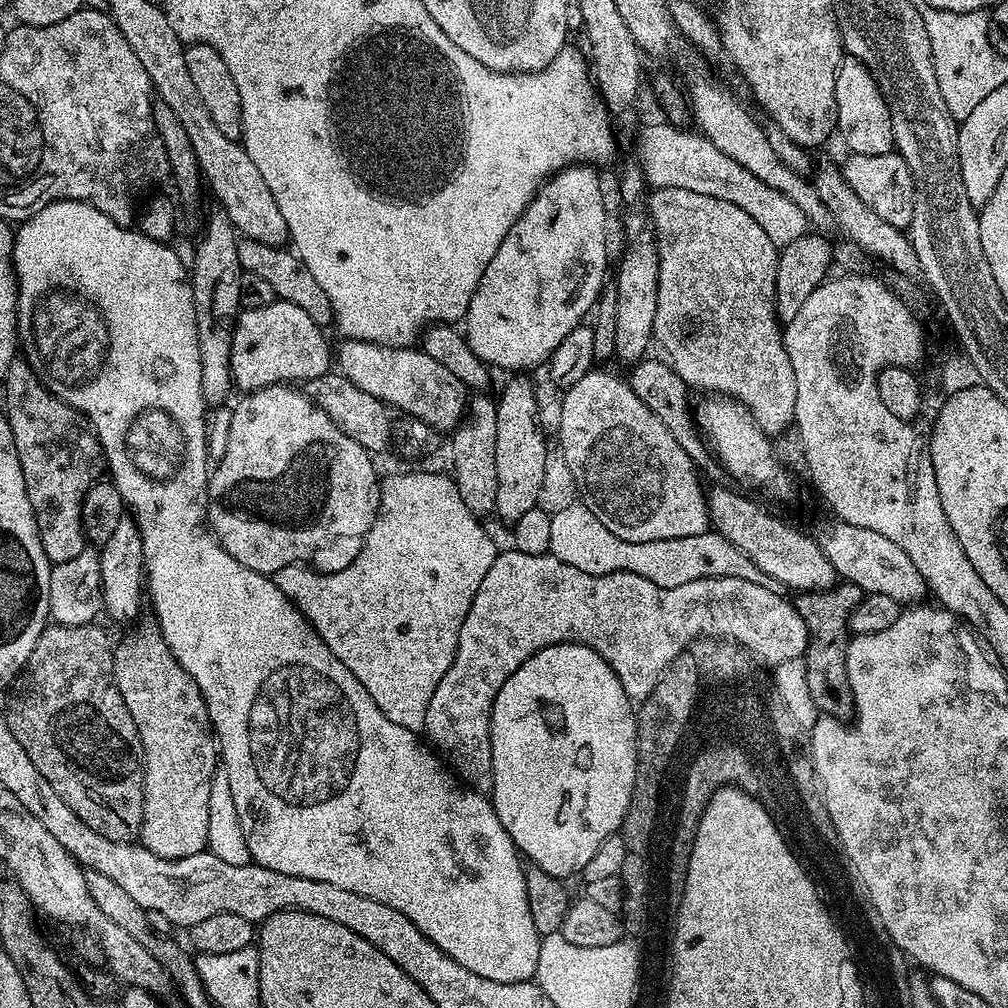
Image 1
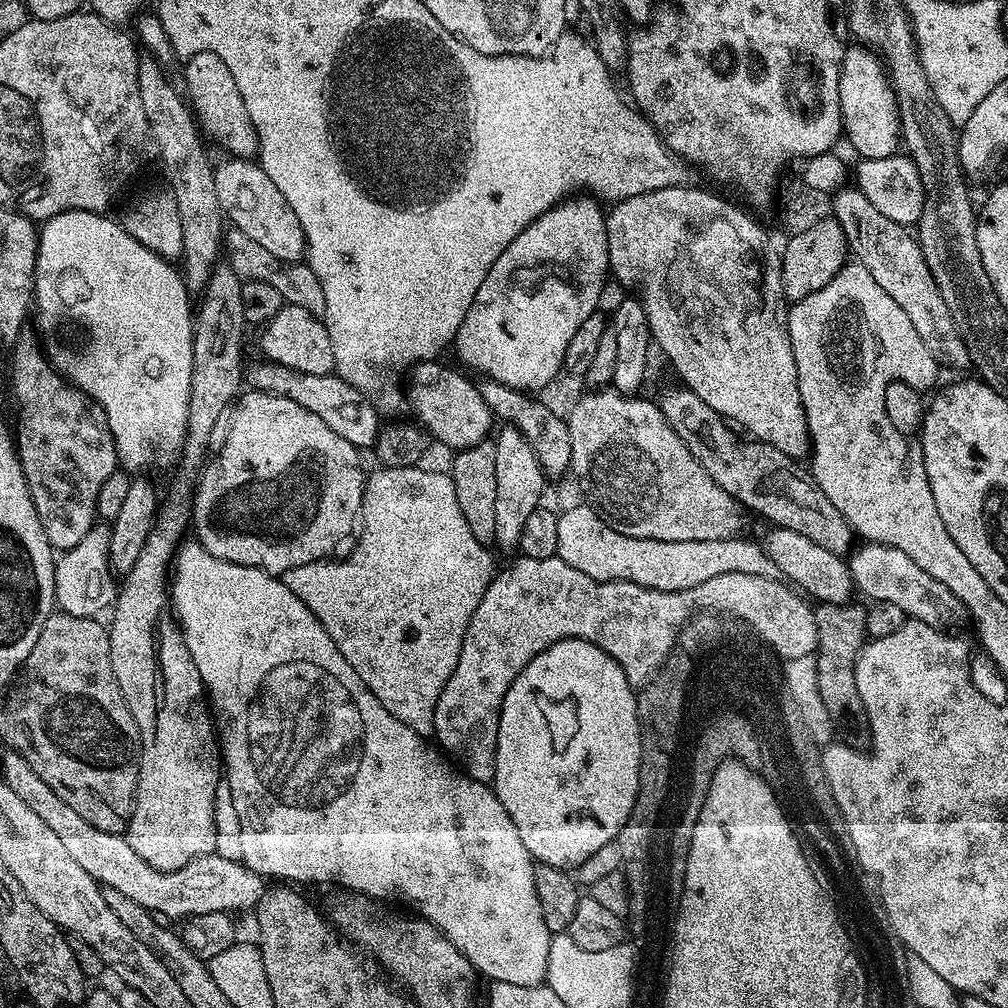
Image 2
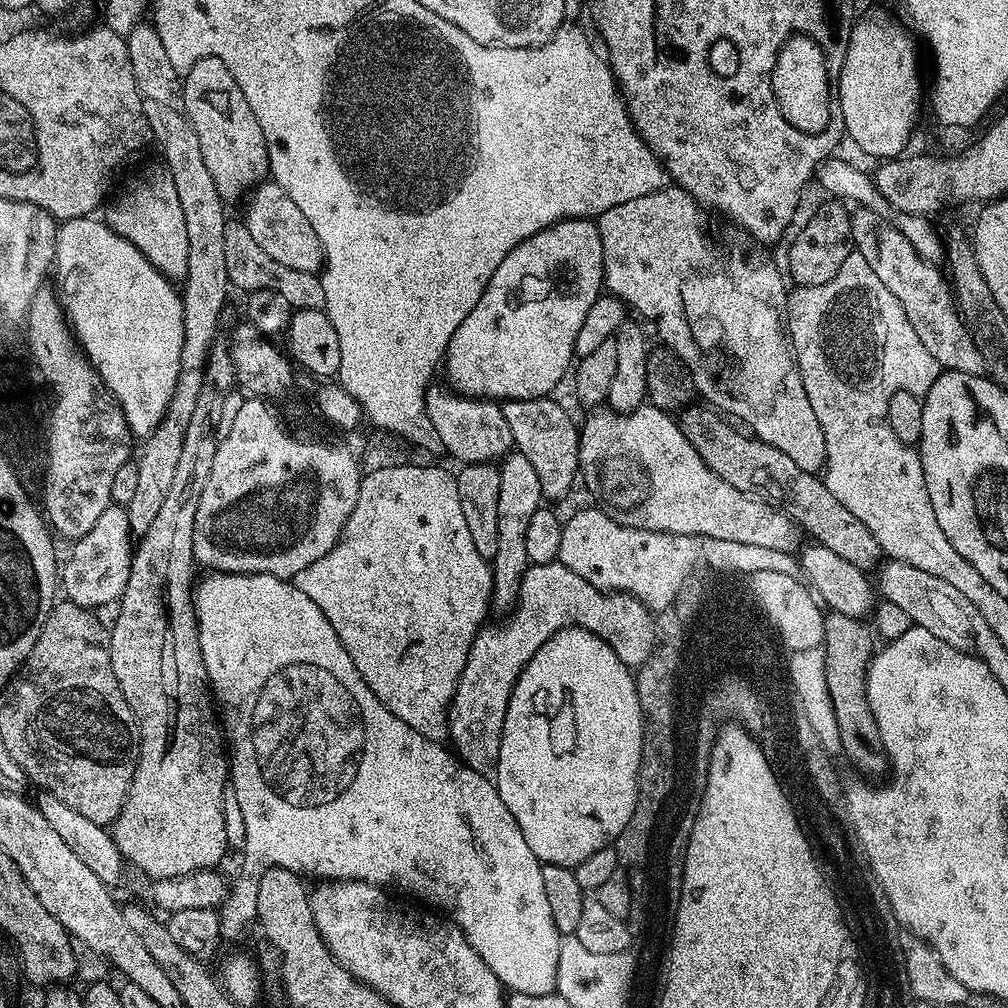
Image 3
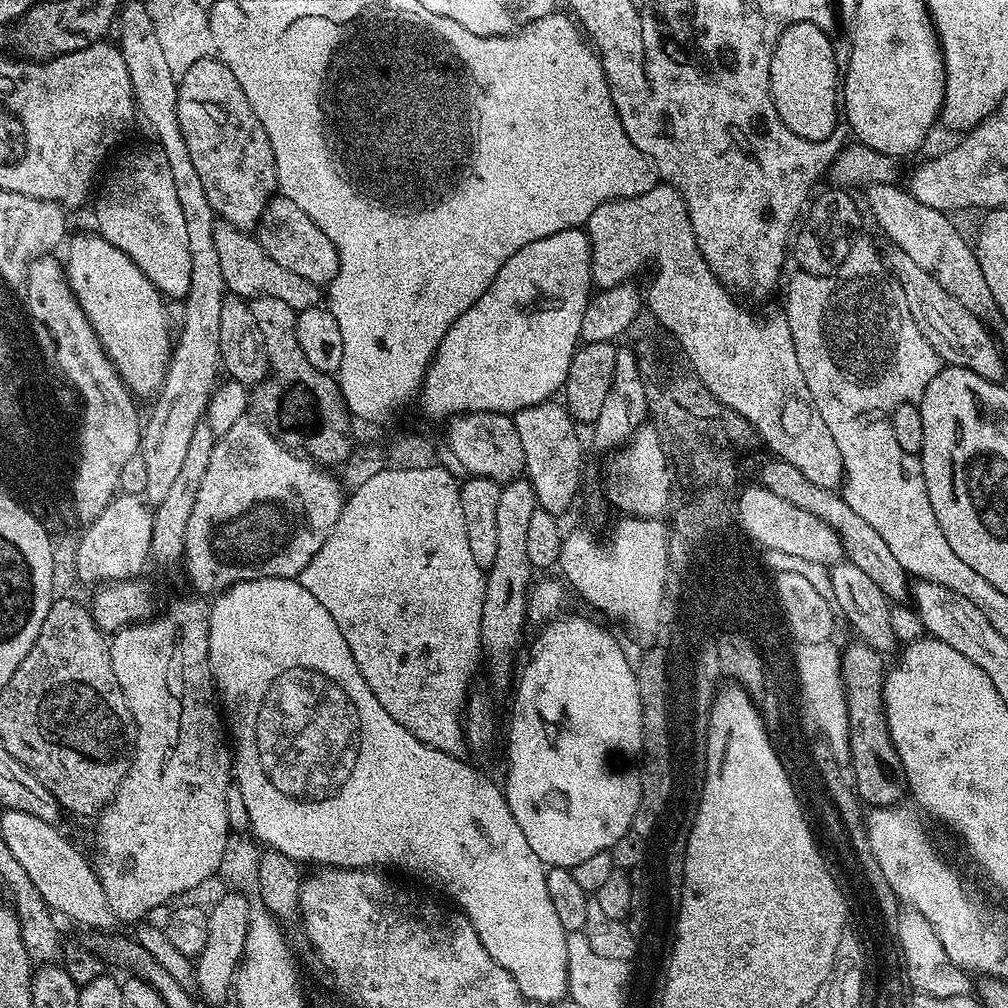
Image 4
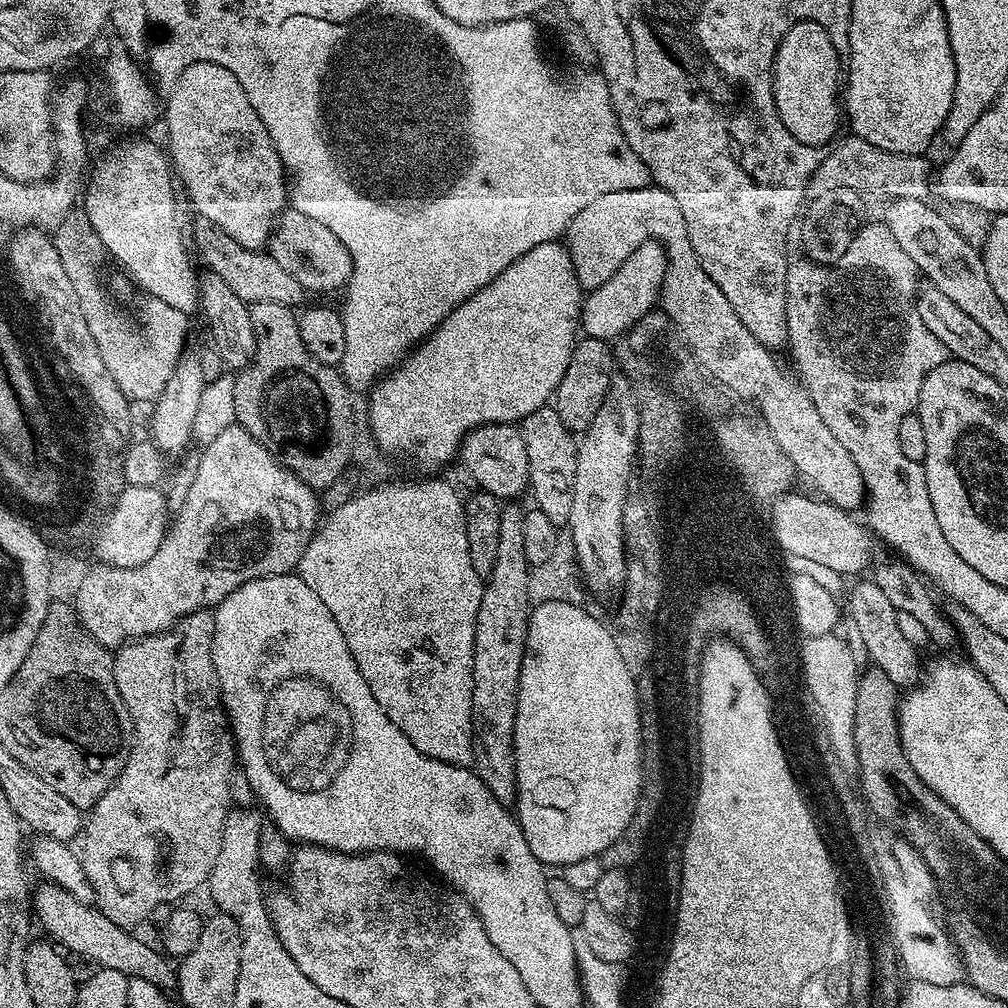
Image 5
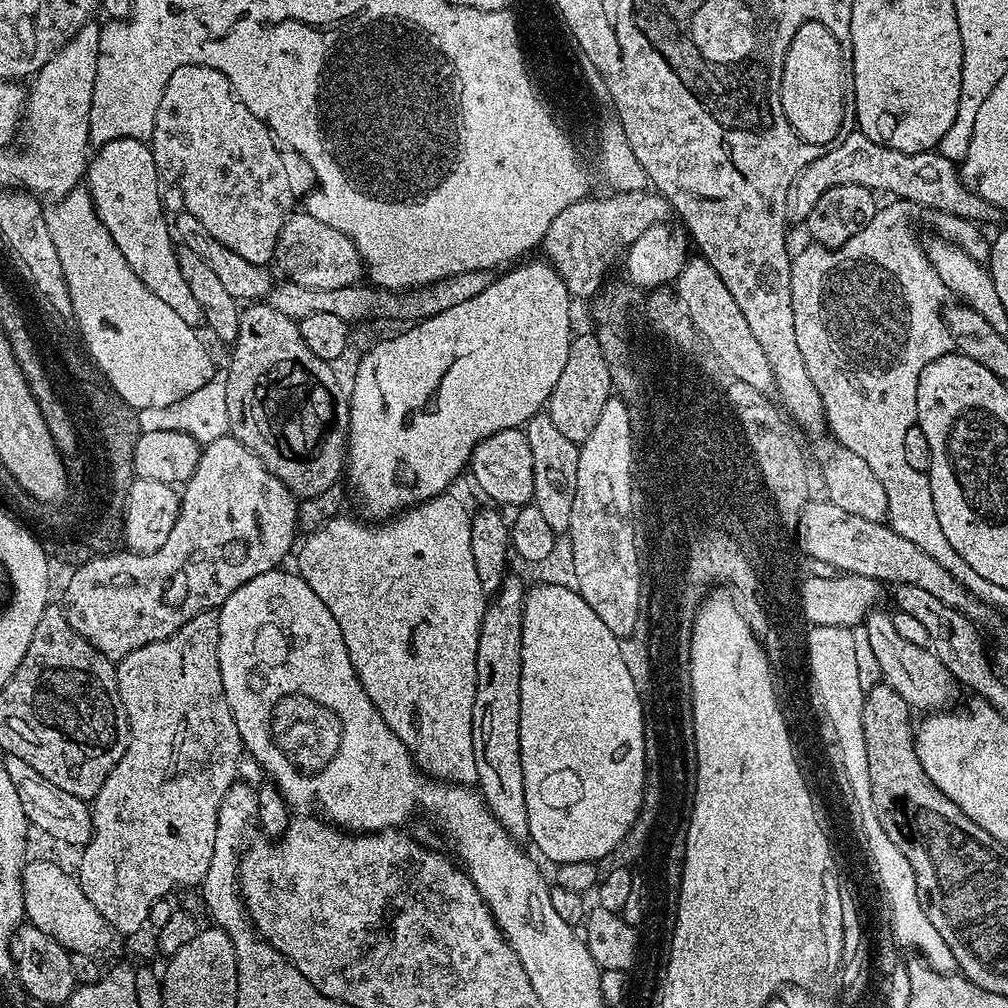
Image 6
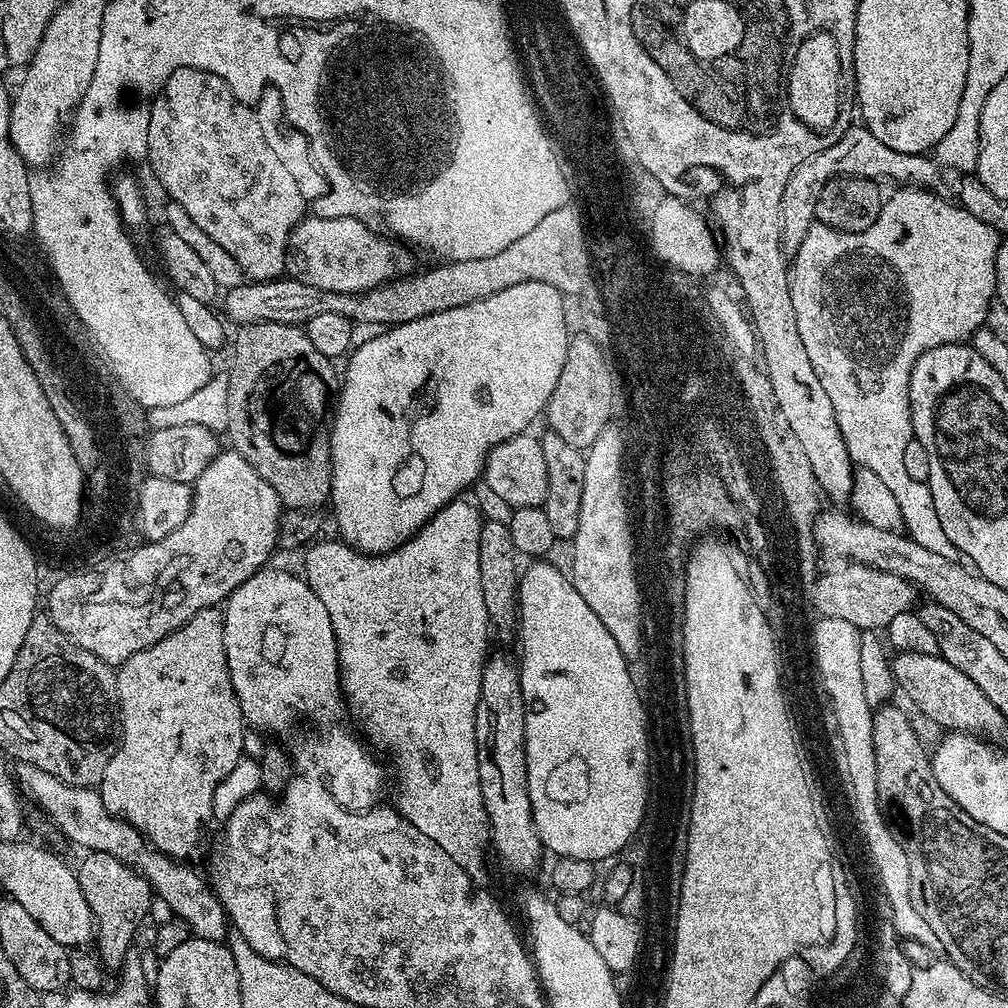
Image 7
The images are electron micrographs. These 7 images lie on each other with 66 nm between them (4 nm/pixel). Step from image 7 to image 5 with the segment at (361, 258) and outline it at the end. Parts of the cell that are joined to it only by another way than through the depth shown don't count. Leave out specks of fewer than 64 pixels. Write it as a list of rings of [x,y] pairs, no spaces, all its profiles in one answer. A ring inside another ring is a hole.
[[[293,207],[281,212],[266,248],[274,262],[283,266],[309,293],[343,289],[352,273],[350,254],[330,231],[330,226],[322,226],[322,222],[309,218]]]

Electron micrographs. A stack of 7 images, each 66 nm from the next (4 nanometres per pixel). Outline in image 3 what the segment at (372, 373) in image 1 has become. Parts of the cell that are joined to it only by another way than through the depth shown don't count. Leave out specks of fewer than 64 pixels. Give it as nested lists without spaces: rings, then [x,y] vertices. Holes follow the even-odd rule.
[[[433,383],[424,393],[424,401],[426,415],[430,418],[434,430],[438,430],[438,438],[442,438],[442,446],[447,455],[460,460],[461,465],[491,464],[503,460],[513,451],[510,426],[497,401],[462,396],[451,387],[441,384]]]

